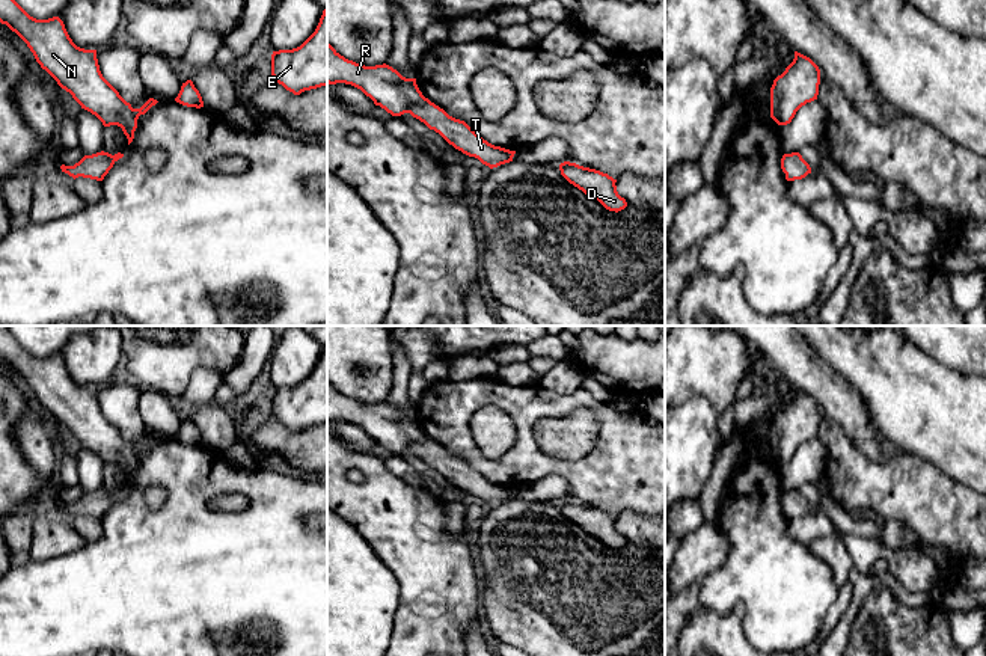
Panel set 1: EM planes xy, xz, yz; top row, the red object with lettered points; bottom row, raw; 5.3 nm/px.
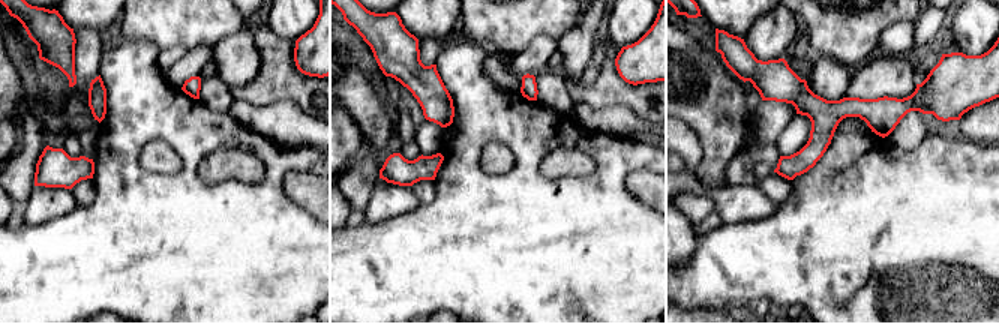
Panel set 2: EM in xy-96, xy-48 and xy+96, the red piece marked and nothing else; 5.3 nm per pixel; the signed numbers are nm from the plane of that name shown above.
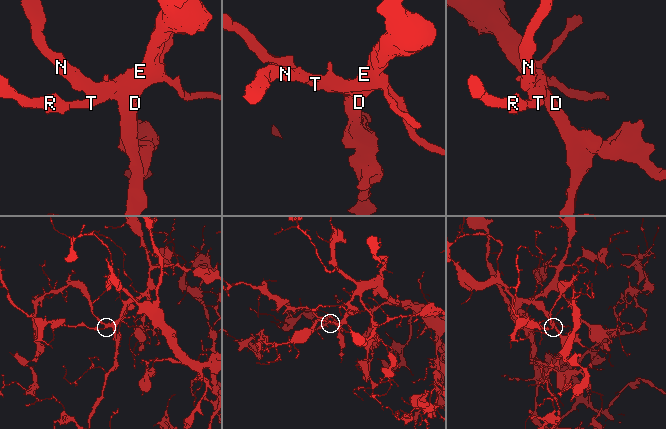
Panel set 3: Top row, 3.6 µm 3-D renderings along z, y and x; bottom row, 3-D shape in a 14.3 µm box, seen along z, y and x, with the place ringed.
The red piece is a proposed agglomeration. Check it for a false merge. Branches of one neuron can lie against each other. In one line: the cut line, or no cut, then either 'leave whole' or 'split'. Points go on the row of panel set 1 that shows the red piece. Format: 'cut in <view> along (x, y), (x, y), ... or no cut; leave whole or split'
no cut; leave whole

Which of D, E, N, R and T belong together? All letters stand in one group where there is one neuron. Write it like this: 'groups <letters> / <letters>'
groups D E N R T

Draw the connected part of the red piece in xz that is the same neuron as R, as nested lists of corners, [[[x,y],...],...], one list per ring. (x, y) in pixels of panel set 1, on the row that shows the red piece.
[[[329,42],[327,83],[345,83],[360,89],[375,106],[380,106],[392,116],[410,113],[430,130],[439,133],[455,149],[478,158],[490,169],[513,161],[516,154],[516,151],[488,143],[464,121],[449,116],[443,109],[425,98],[416,84],[416,78],[406,78],[386,63],[365,66],[348,60]]]

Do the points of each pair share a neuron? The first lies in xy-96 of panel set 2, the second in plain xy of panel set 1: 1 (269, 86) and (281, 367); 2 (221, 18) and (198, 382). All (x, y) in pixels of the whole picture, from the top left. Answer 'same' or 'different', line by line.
1: different
2: different

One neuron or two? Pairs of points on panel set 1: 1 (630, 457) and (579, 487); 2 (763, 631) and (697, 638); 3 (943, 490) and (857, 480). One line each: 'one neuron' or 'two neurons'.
1: one neuron
2: two neurons
3: one neuron

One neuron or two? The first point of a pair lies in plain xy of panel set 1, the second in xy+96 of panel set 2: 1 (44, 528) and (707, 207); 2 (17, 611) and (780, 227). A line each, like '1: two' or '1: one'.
1: two
2: one

